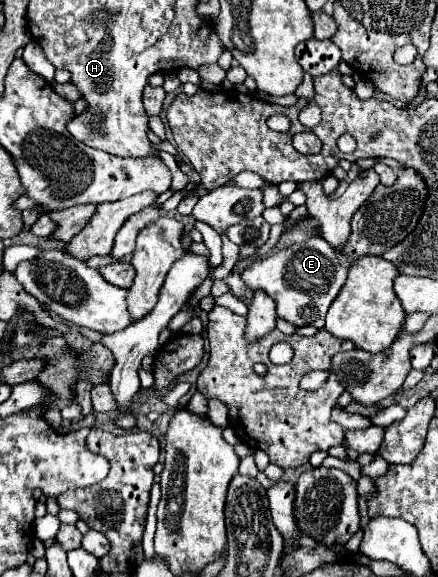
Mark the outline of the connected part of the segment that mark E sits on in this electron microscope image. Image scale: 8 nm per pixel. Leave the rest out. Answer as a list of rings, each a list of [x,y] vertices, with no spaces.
[[[309,237],[303,243],[293,243],[275,255],[255,259],[241,279],[253,291],[265,291],[277,305],[277,315],[295,327],[313,325],[325,327],[325,313],[347,279],[347,261],[325,239]]]

